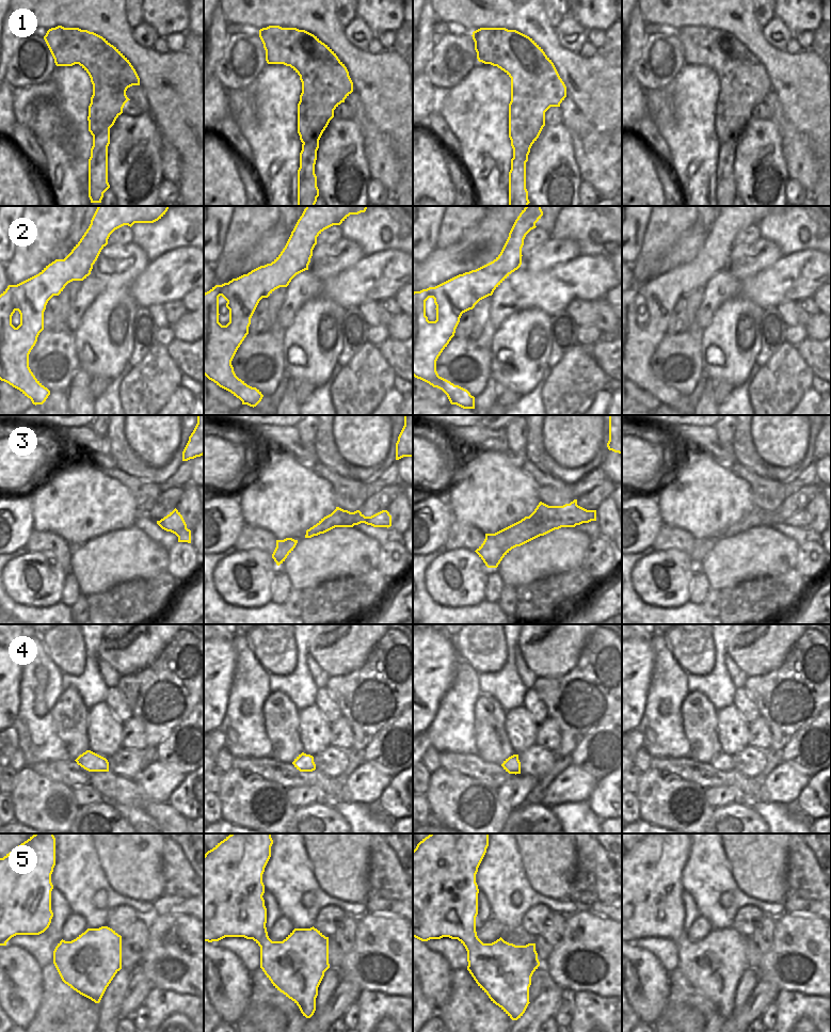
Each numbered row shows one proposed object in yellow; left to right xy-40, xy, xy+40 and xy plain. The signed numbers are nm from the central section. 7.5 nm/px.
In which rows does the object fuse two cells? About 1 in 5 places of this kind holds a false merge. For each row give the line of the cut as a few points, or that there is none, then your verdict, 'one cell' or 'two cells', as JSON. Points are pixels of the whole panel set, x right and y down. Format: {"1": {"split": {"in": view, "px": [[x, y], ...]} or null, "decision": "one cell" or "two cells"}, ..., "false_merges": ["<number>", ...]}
{"1": {"split": {"in": "xy-40", "px": [[109, 127], [106, 127], [93, 137]]}, "decision": "two cells"}, "2": {"split": null, "decision": "one cell"}, "3": {"split": null, "decision": "one cell"}, "4": {"split": null, "decision": "one cell"}, "5": {"split": null, "decision": "one cell"}, "false_merges": ["1"]}

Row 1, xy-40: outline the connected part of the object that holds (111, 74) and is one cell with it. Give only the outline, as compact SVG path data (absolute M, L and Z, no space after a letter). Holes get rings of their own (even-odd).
M58 26L47 31L44 39L57 66L79 64L90 76L93 95L89 106L89 131L93 137L105 128L111 128L123 113L125 104L130 100L126 91L132 85L140 85L140 78L129 60L102 36L79 28Z

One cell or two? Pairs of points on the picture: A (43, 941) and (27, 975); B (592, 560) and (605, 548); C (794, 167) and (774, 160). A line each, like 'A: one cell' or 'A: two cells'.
A: two cells
B: one cell
C: two cells

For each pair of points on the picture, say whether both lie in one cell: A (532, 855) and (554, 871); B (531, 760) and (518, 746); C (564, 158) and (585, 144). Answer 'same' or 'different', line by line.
A: same
B: different
C: different

